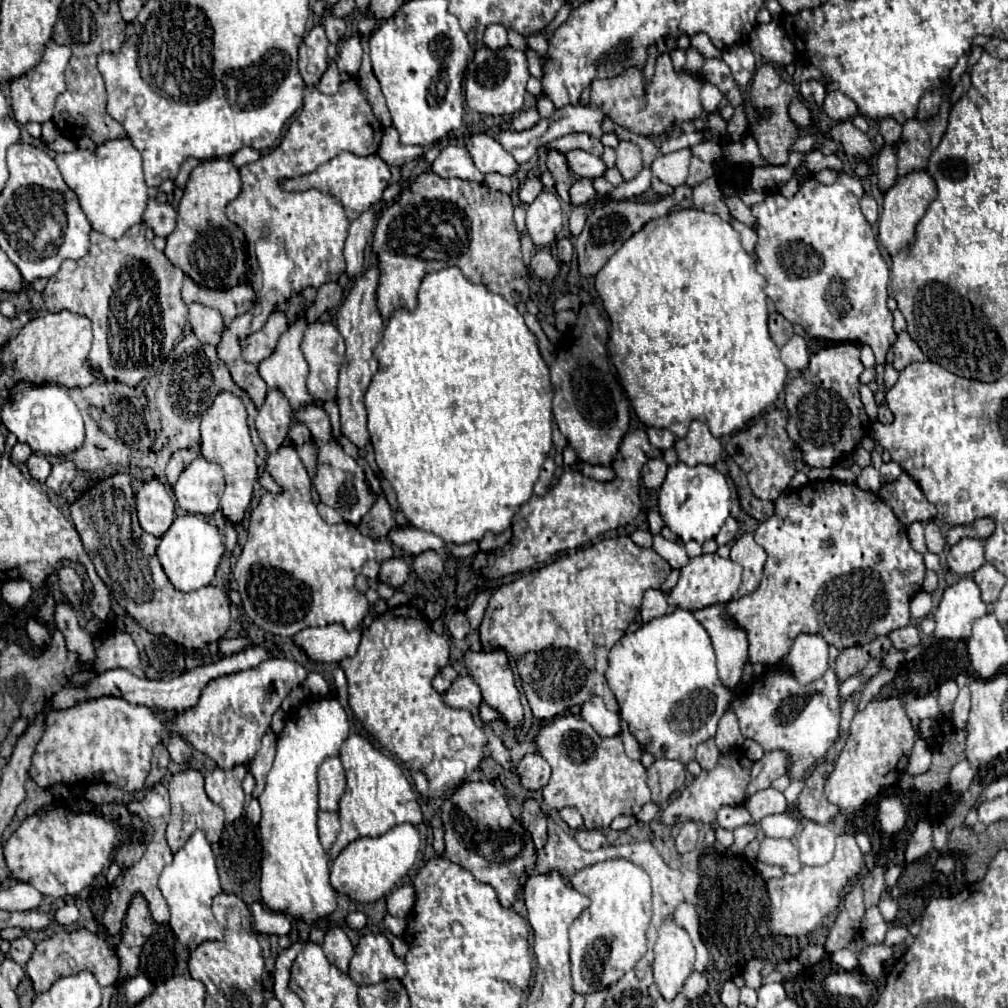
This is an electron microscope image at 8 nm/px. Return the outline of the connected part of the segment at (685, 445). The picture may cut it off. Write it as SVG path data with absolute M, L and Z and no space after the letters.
M693 422L689 434L675 442L677 456L683 464L697 466L697 464L717 464L721 460L721 442L711 436L709 428L703 422Z

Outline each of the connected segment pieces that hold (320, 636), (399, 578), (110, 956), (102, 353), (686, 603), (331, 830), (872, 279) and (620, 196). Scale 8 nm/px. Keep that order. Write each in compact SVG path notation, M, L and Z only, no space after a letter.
M369 610L359 628L347 630L343 624L327 624L323 628L305 628L293 640L315 662L341 662L347 656L355 656L365 628L373 624L377 614Z
M389 558L381 564L381 570L379 570L379 580L389 584L391 588L401 588L405 584L409 576L409 566L403 558Z
M73 930L73 932L59 932L35 946L31 960L27 962L27 974L33 980L35 992L47 992L57 978L73 976L81 970L91 970L93 976L101 986L113 986L119 976L119 958L107 946L103 938L89 930Z
M135 224L119 240L111 240L93 230L87 256L79 260L65 260L61 264L61 270L49 278L43 290L43 300L49 312L69 310L91 320L95 338L87 362L89 366L93 366L93 372L99 380L115 380L135 386L137 382L147 378L151 370L157 370L163 364L189 322L187 306L181 298L183 278L185 274L179 268L173 268L167 256L145 238L145 224Z
M701 554L697 558L691 558L689 564L685 568L681 568L679 582L667 596L667 602L673 608L683 608L683 610L691 610L691 612L697 608L729 602L741 584L741 570L743 568L739 564L725 560L719 554Z
M319 810L319 838L321 838L321 844L325 850L331 848L337 834L339 834L339 814Z
M839 174L829 186L809 178L791 200L781 194L773 194L765 202L753 206L751 210L757 218L759 236L757 270L759 274L765 272L765 294L773 300L777 312L783 314L791 324L801 324L803 330L813 338L867 344L875 354L877 366L885 366L887 352L895 344L893 314L887 308L889 268L881 256L873 228L861 214L859 202L863 194L865 190L859 176Z
M643 168L637 178L633 178L631 182L623 182L621 186L617 186L609 198L613 200L625 200L625 198L639 198L641 194L645 194L649 188L651 188L651 170L649 168Z

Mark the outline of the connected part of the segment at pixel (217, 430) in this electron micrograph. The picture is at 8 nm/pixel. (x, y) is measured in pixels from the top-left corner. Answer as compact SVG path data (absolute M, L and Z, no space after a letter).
M219 392L209 410L205 412L200 425L201 447L203 458L217 462L225 472L225 492L221 496L221 512L233 524L239 524L245 516L245 510L253 496L253 484L257 480L257 452L249 436L247 426L247 408L239 396L233 392Z

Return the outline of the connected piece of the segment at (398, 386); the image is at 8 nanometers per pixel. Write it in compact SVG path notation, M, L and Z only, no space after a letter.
M457 266L427 274L421 282L417 300L419 302L413 312L407 310L393 312L393 316L385 326L383 338L375 348L379 370L373 376L371 386L365 394L365 406L369 416L367 428L369 428L370 442L375 450L375 462L379 470L385 474L385 478L391 482L397 494L399 508L411 526L425 532L433 532L435 536L453 544L465 544L471 540L479 542L489 530L499 534L505 528L509 528L513 514L521 508L521 504L525 504L531 498L533 484L537 482L541 466L552 449L553 386L551 386L550 371L539 354L535 336L525 326L523 316L517 312L517 308L505 302L501 294L487 290L485 284L471 284Z

